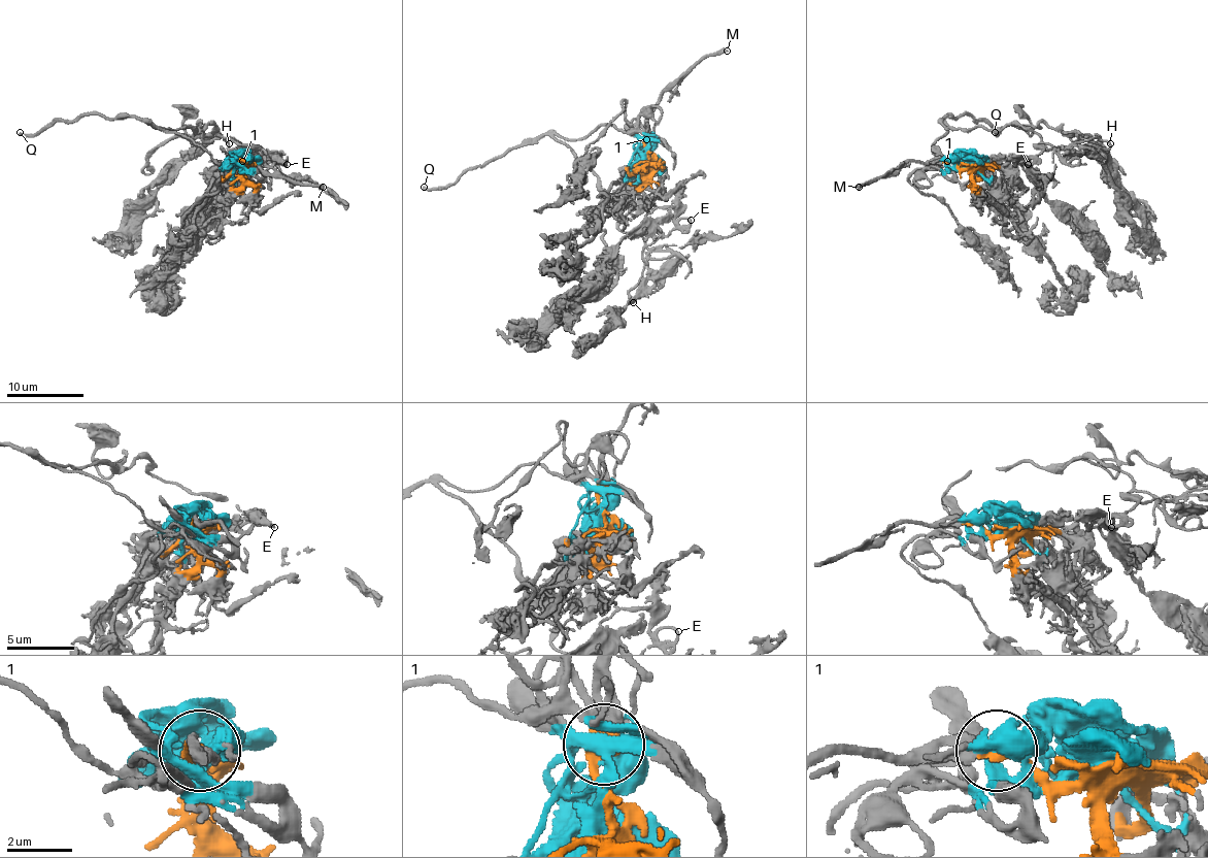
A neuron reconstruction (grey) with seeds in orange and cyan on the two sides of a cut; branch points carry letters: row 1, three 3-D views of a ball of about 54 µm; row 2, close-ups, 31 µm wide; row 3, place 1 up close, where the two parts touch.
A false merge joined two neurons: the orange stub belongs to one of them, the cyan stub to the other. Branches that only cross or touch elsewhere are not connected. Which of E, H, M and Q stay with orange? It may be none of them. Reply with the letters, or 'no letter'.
M

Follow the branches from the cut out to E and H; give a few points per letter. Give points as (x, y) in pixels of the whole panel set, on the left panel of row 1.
E: (244, 165), (220, 165), (189, 137), (162, 130), (202, 130), (208, 124), (217, 136), (255, 145), (287, 165)
H: (244, 165), (220, 165), (189, 137), (162, 130), (212, 124), (241, 145), (227, 137), (229, 143)

